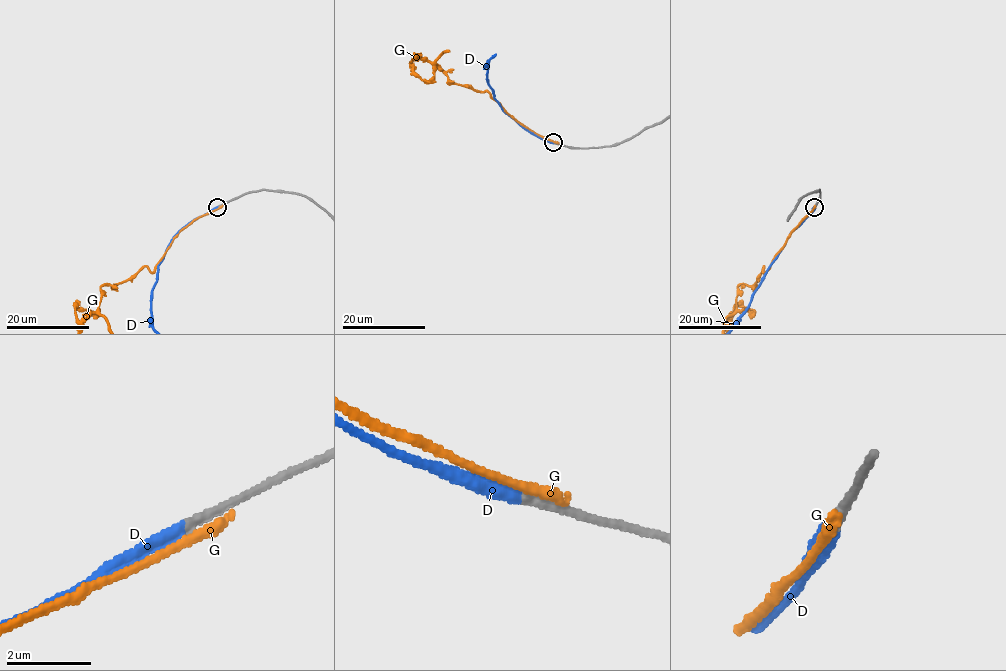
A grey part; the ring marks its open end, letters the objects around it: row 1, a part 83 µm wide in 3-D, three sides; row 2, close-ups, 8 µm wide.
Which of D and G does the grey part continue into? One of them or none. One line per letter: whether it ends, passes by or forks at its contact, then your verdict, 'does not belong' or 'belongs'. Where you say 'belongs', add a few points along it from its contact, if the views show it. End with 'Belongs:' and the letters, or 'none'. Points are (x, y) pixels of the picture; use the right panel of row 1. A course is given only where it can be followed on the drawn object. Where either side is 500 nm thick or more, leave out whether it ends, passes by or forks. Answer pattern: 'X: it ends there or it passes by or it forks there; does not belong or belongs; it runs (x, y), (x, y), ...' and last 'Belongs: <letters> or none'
D: it ends there; belongs
G: it ends there; does not belong
Belongs: D

